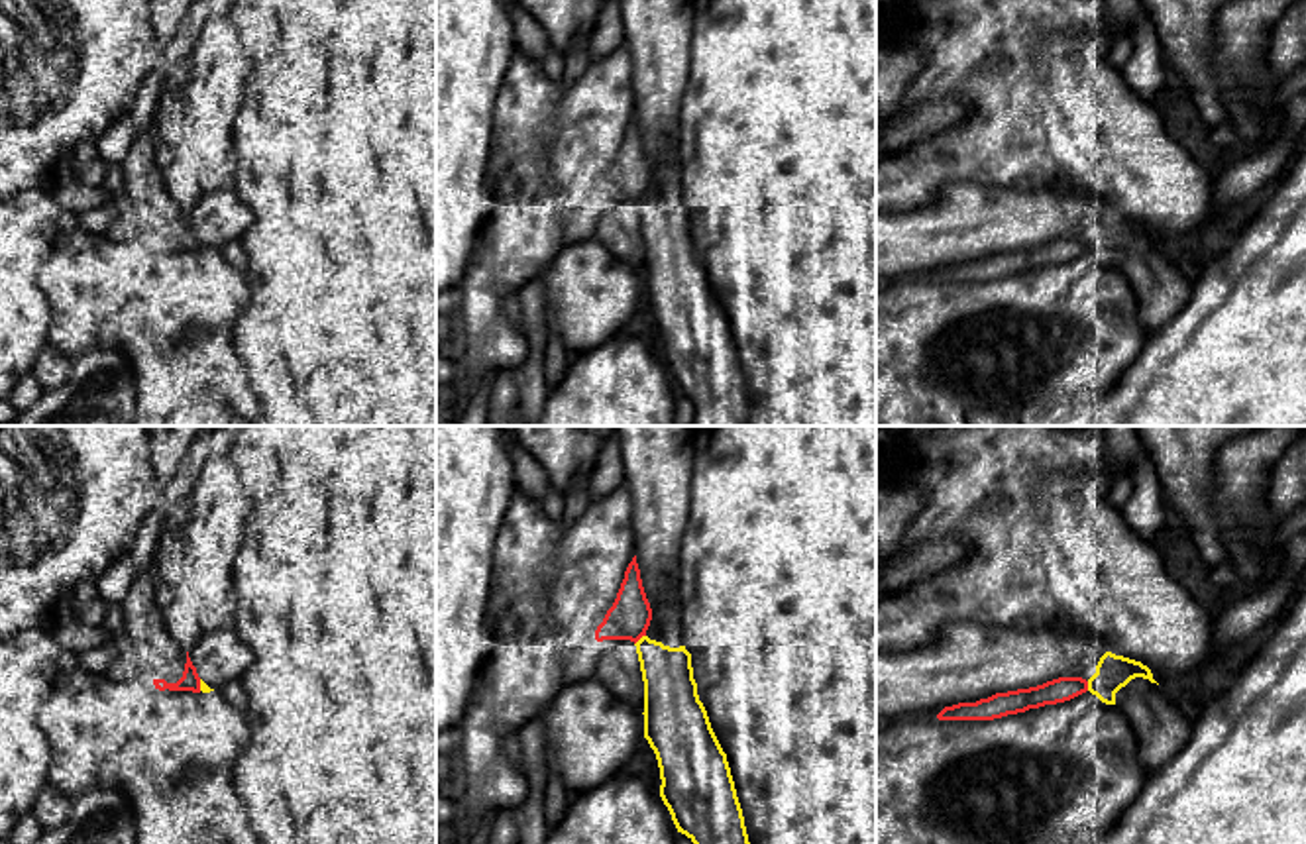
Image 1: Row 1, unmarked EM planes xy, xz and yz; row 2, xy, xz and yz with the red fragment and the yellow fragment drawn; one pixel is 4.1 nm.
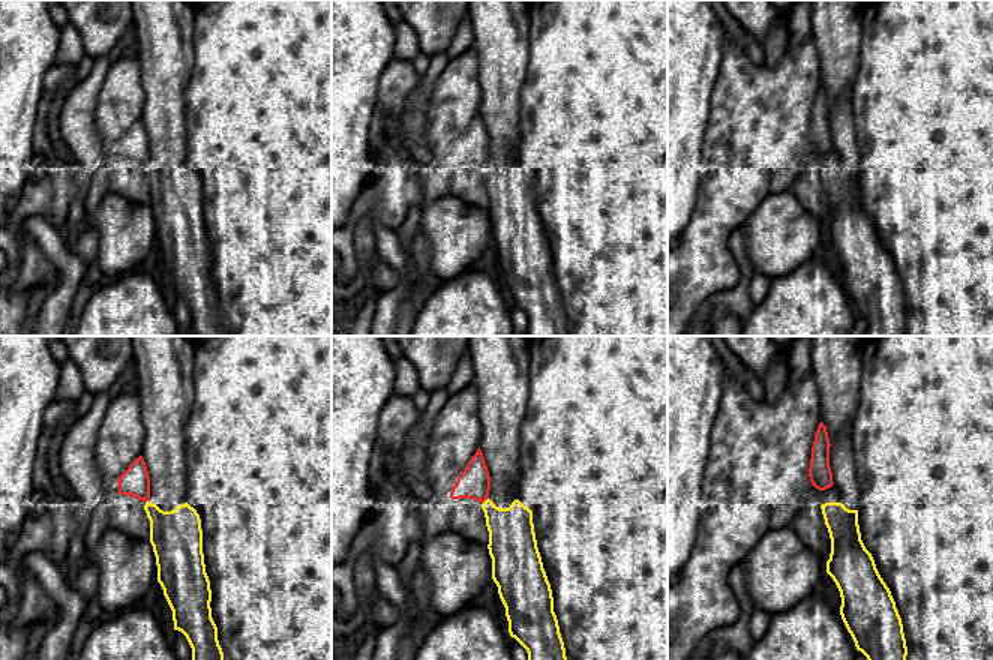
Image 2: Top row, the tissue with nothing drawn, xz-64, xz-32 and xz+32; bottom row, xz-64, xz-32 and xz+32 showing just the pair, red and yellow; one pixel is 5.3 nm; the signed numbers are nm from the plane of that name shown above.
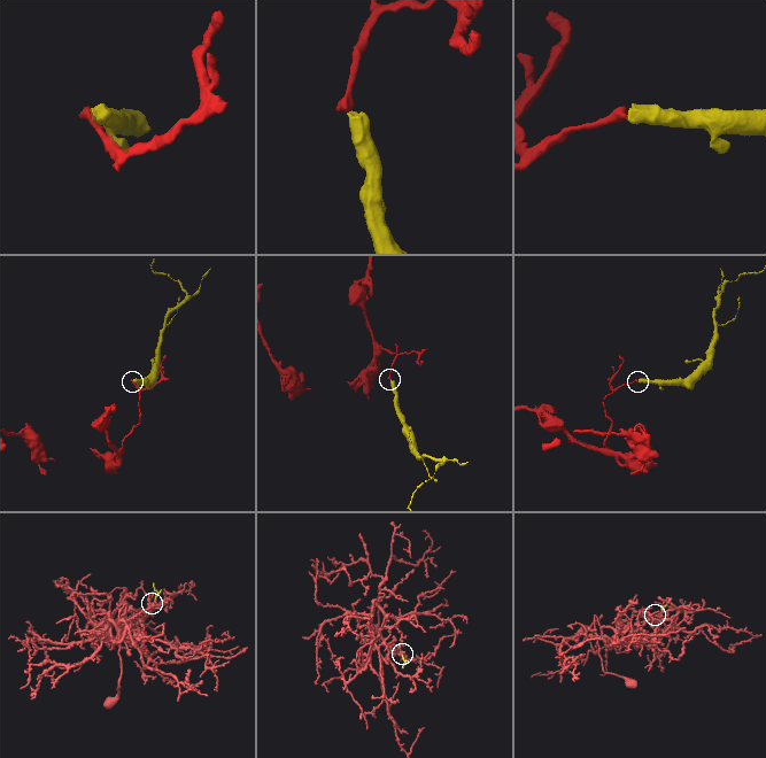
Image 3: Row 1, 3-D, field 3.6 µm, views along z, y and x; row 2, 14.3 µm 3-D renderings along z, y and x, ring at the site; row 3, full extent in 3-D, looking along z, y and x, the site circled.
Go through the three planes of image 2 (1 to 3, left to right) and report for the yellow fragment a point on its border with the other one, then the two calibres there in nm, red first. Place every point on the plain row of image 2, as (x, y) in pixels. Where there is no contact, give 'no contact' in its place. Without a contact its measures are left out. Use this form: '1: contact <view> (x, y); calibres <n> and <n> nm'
1: no contact
2: contact xz-32 (485, 164); calibres 170 and 240 nm
3: no contact

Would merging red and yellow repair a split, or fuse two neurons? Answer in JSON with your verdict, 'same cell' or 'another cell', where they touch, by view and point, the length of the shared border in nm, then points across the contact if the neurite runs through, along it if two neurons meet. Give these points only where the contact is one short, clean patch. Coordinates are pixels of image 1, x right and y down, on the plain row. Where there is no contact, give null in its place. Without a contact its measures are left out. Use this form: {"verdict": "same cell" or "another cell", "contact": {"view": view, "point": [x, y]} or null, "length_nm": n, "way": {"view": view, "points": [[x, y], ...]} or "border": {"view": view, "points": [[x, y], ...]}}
{"verdict": "another cell", "contact": {"view": "xz", "point": [639, 199]}, "length_nm": 60}

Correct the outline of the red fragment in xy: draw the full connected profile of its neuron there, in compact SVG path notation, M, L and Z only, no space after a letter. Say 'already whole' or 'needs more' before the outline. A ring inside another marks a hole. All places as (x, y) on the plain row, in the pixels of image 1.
already whole; M187 212L187 224L185 224L185 232L183 237L177 243L167 243L165 239L153 239L155 249L159 251L192 251L192 253L200 253L200 237L196 234L196 228L192 226L189 212Z

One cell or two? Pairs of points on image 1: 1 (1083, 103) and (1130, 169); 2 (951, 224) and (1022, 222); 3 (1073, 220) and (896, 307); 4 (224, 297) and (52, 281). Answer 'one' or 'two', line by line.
1: one
2: one
3: two
4: one

